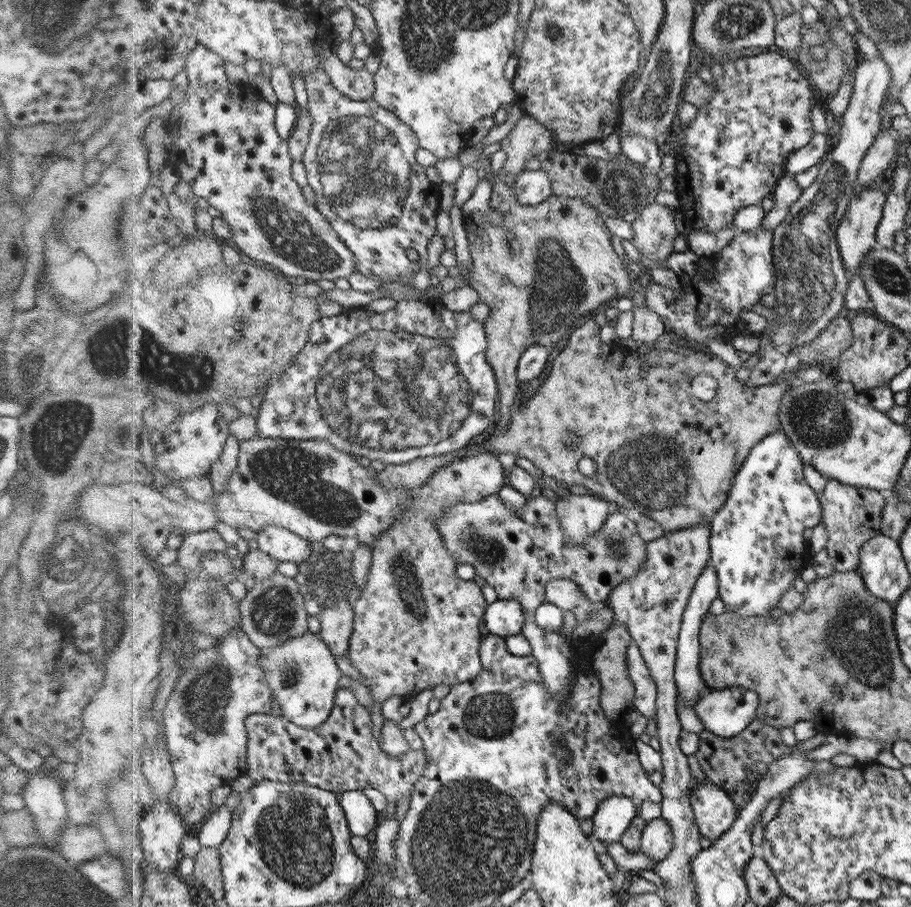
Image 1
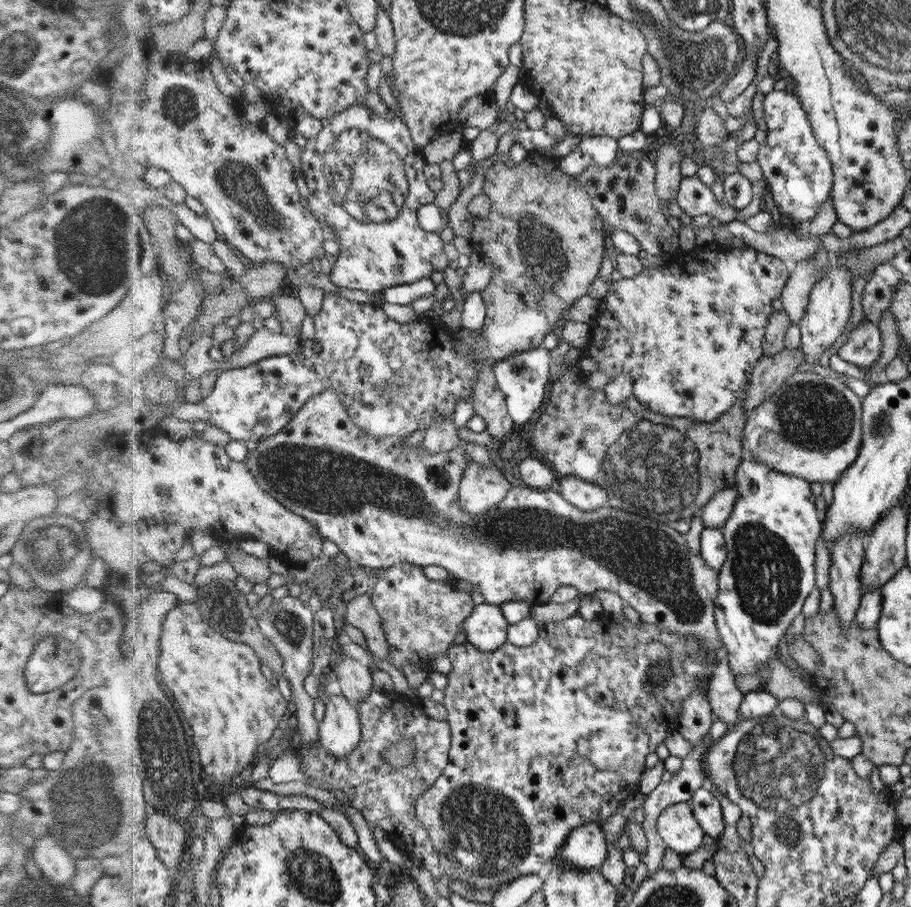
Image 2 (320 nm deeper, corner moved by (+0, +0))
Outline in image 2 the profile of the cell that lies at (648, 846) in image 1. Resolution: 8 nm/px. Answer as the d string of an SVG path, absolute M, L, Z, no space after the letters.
M688 801L668 806L656 819L656 828L667 848L678 855L688 855L703 848L705 832Z

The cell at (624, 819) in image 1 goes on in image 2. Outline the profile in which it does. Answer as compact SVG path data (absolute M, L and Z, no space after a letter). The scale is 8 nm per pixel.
M588 823L578 829L572 829L555 861L569 864L572 868L600 868L606 860L606 840L598 824Z

